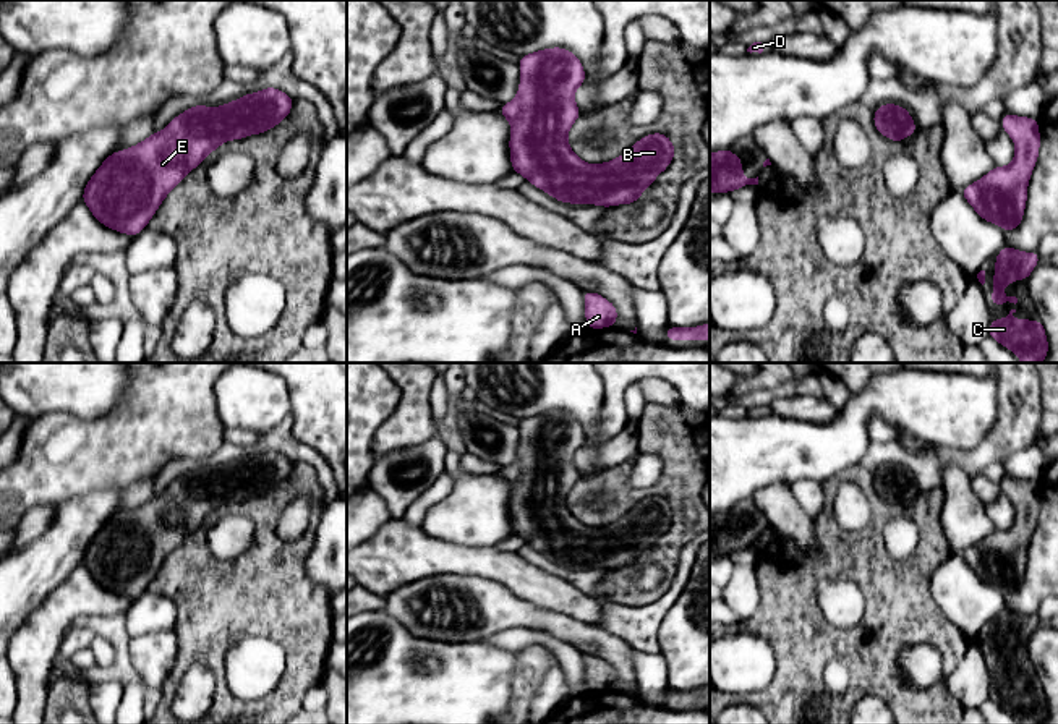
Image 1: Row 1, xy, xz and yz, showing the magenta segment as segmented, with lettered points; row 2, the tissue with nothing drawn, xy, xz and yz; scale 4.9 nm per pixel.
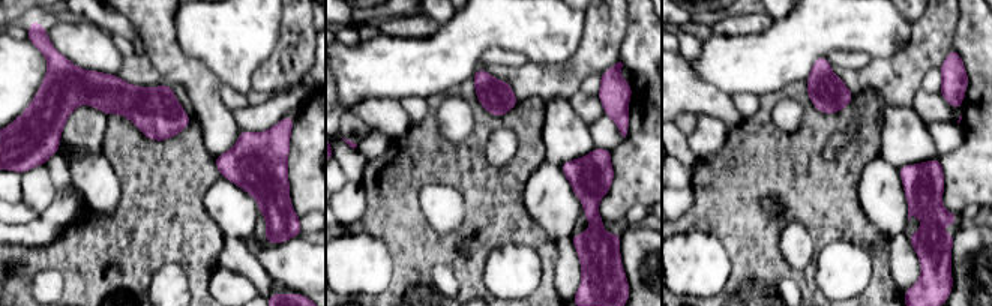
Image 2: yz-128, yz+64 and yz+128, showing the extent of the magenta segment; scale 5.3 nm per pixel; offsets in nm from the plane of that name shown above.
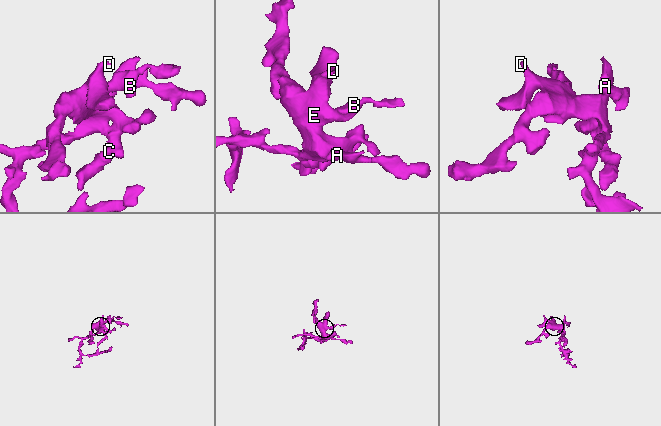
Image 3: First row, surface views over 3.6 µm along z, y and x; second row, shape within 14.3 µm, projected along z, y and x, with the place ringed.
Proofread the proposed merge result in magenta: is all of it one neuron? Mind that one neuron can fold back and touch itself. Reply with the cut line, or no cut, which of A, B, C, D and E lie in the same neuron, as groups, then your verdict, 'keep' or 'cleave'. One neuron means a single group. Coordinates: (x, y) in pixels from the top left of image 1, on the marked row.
no cut | A B C D E | keep

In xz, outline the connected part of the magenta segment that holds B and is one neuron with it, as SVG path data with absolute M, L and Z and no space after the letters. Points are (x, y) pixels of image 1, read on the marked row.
M561 47L520 57L517 97L502 104L510 126L510 162L536 188L561 202L611 207L634 204L676 155L672 141L653 133L614 160L588 165L569 147L567 133L582 115L574 92L585 84L580 60Z

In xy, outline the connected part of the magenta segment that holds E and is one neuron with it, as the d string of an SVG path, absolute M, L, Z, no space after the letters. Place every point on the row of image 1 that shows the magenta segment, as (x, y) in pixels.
M267 86L222 107L193 105L160 133L110 154L89 178L83 202L105 227L136 236L165 196L227 139L259 134L288 117L293 99Z

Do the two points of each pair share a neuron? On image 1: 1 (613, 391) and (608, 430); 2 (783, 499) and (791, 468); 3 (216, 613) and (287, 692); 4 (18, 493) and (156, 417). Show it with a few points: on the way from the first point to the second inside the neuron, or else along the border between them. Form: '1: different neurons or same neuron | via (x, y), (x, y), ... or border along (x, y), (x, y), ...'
1: same neuron | via (613, 400), (613, 420)
2: different neurons | border along (789, 483), (767, 483), (750, 494)
3: same neuron | via (247, 613), (261, 613), (295, 647), (295, 661)
4: same neuron | via (52, 467), (67, 455), (93, 455), (122, 447)

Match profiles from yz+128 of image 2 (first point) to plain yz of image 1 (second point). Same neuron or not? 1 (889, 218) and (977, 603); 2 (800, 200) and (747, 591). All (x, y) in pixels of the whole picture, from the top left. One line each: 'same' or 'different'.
1: same
2: different

